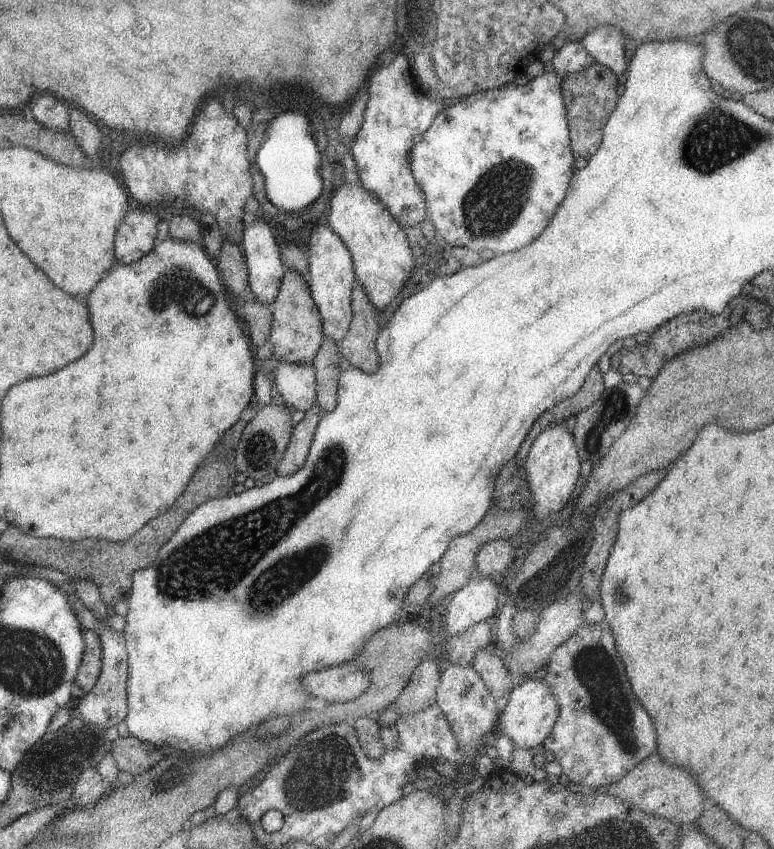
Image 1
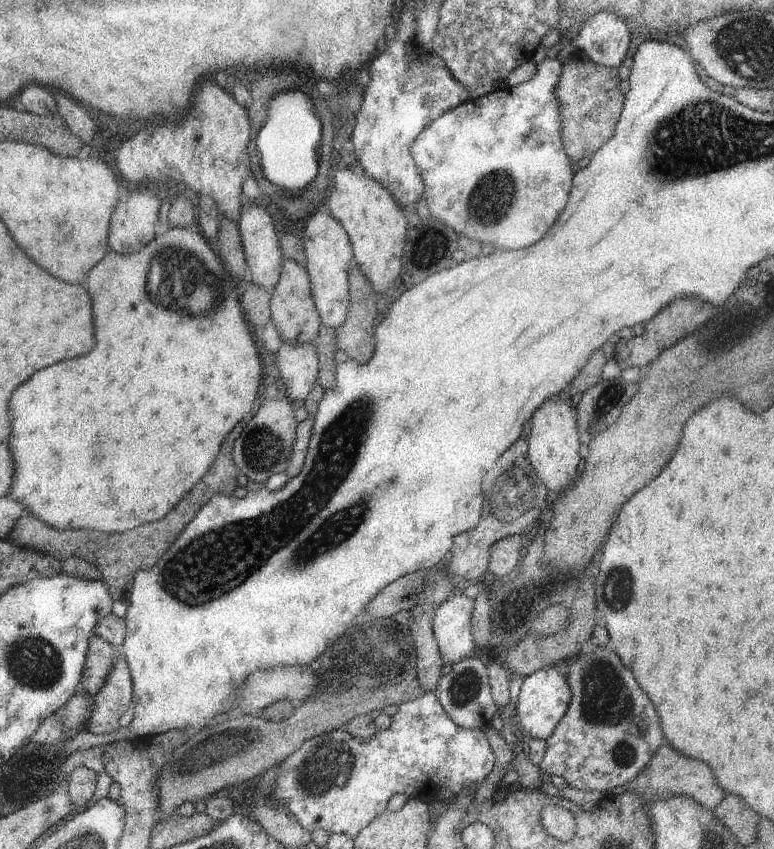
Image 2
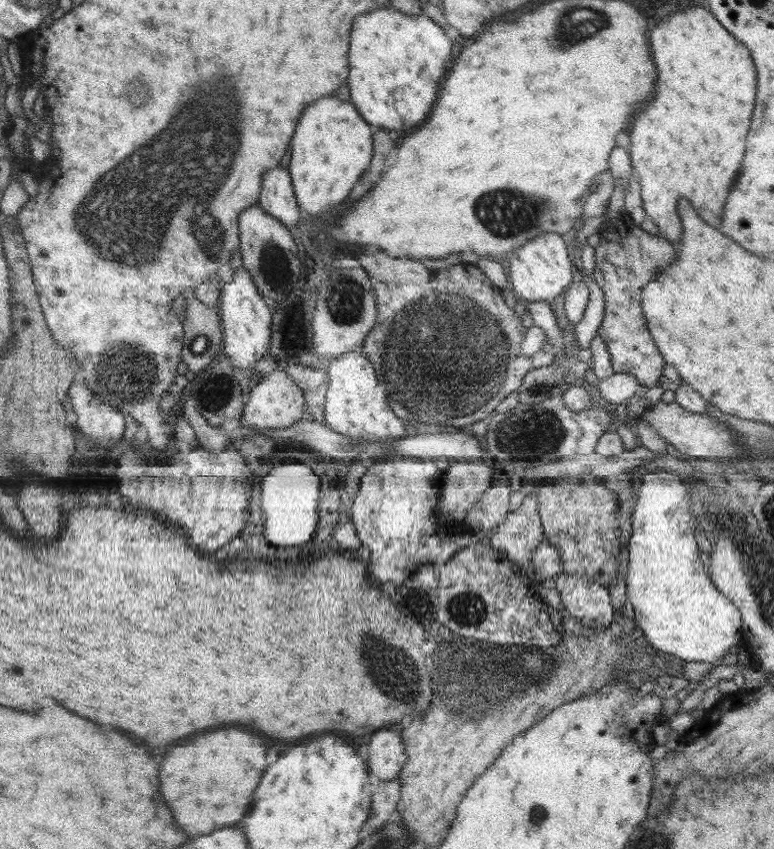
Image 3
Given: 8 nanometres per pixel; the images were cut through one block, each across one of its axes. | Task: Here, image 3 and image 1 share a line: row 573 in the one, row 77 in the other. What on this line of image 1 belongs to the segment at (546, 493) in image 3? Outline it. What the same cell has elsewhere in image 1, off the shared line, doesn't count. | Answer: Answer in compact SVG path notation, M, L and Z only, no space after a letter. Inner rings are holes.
M593 63L581 72L568 74L561 83L561 94L567 111L567 126L571 141L571 152L575 158L590 159L596 155L603 142L603 131L612 112L617 108L619 96L617 76L610 68Z

